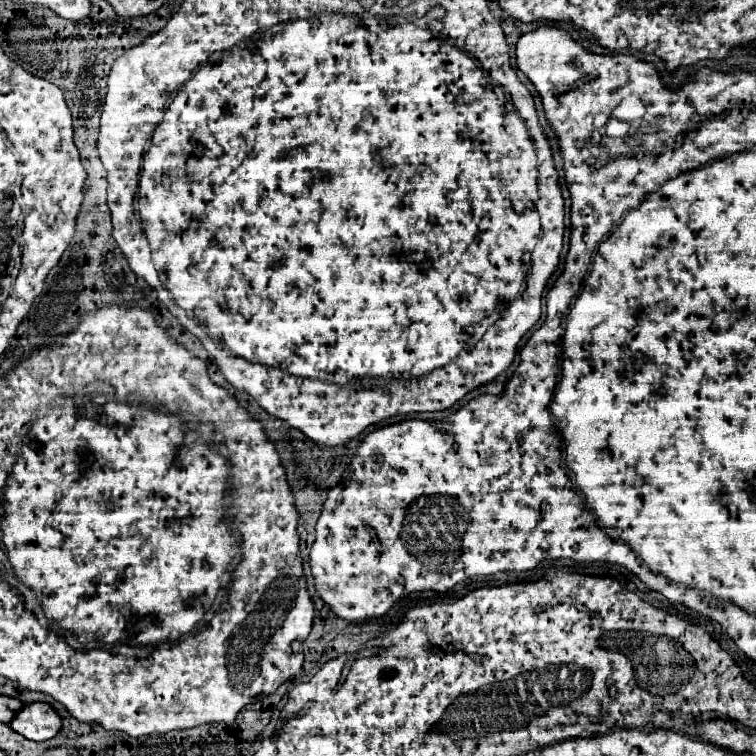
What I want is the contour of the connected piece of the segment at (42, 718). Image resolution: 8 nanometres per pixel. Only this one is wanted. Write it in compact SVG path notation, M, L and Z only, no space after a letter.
M27 704L11 720L11 728L33 742L45 742L59 734L61 716L49 704Z

